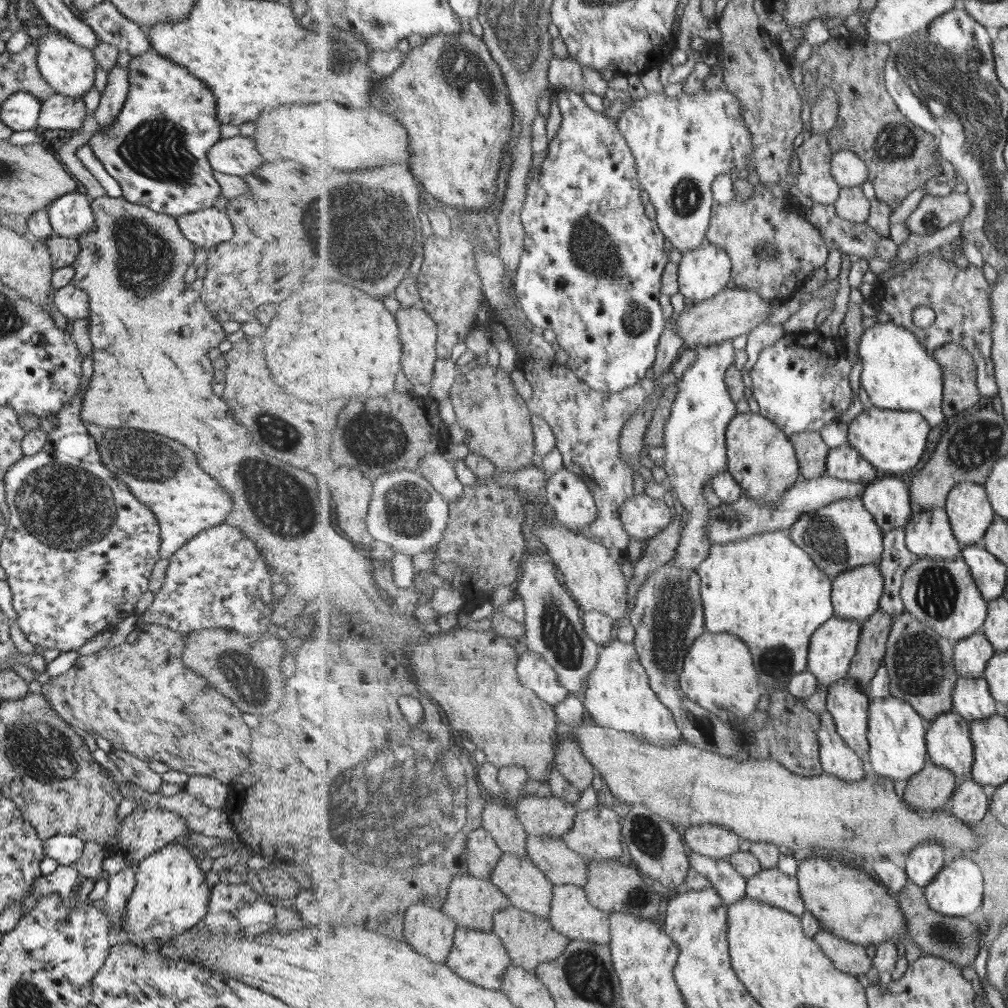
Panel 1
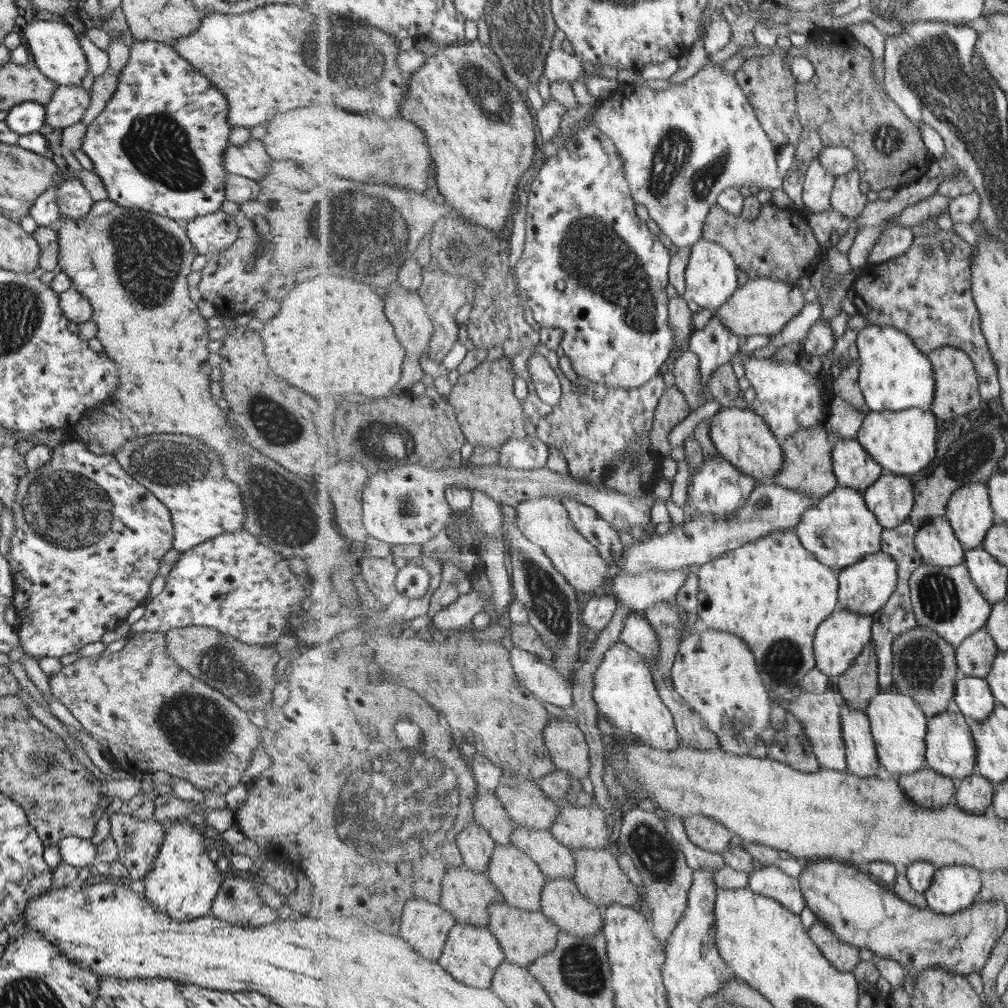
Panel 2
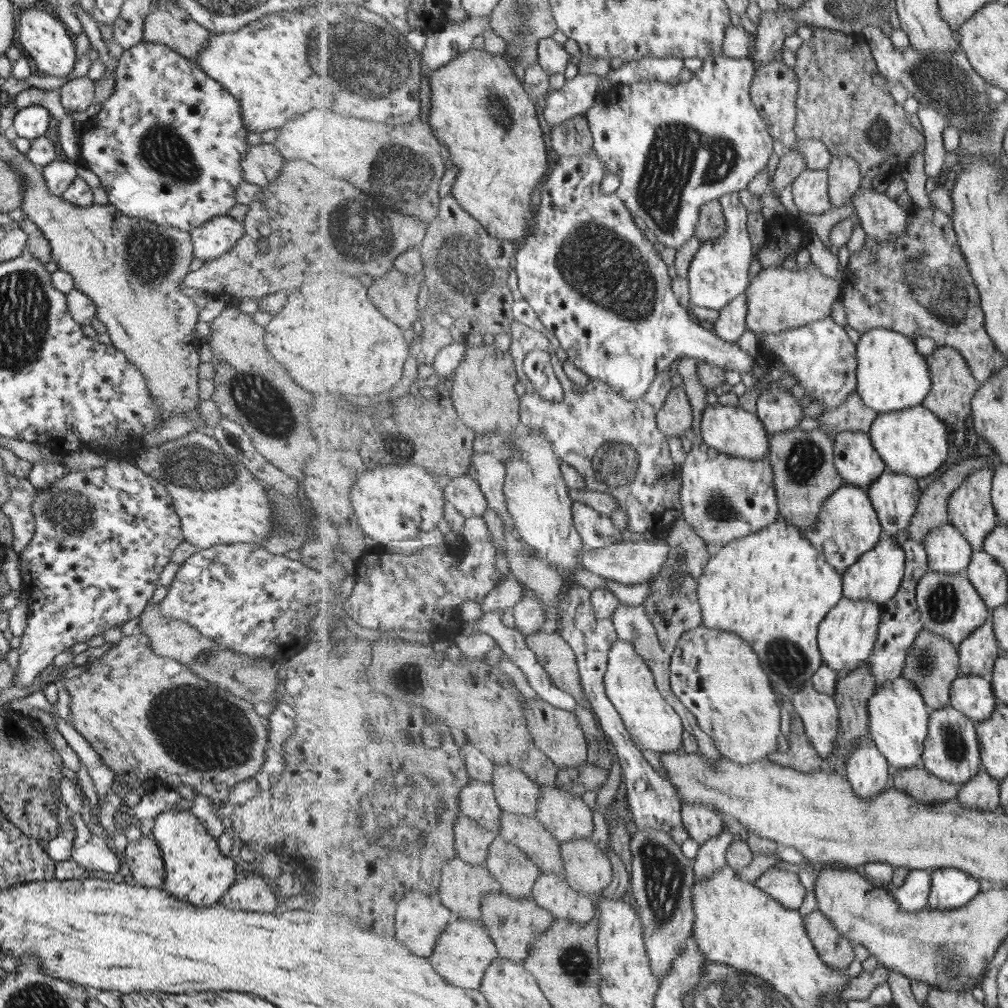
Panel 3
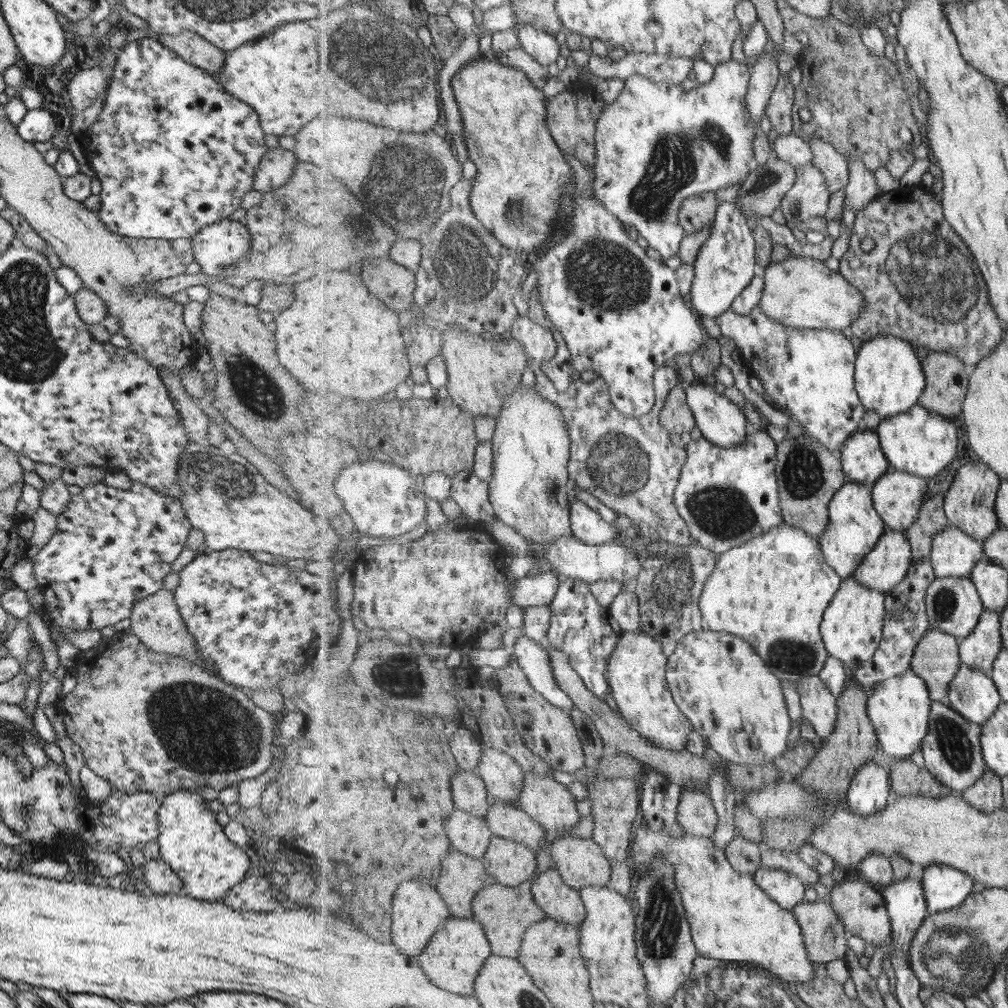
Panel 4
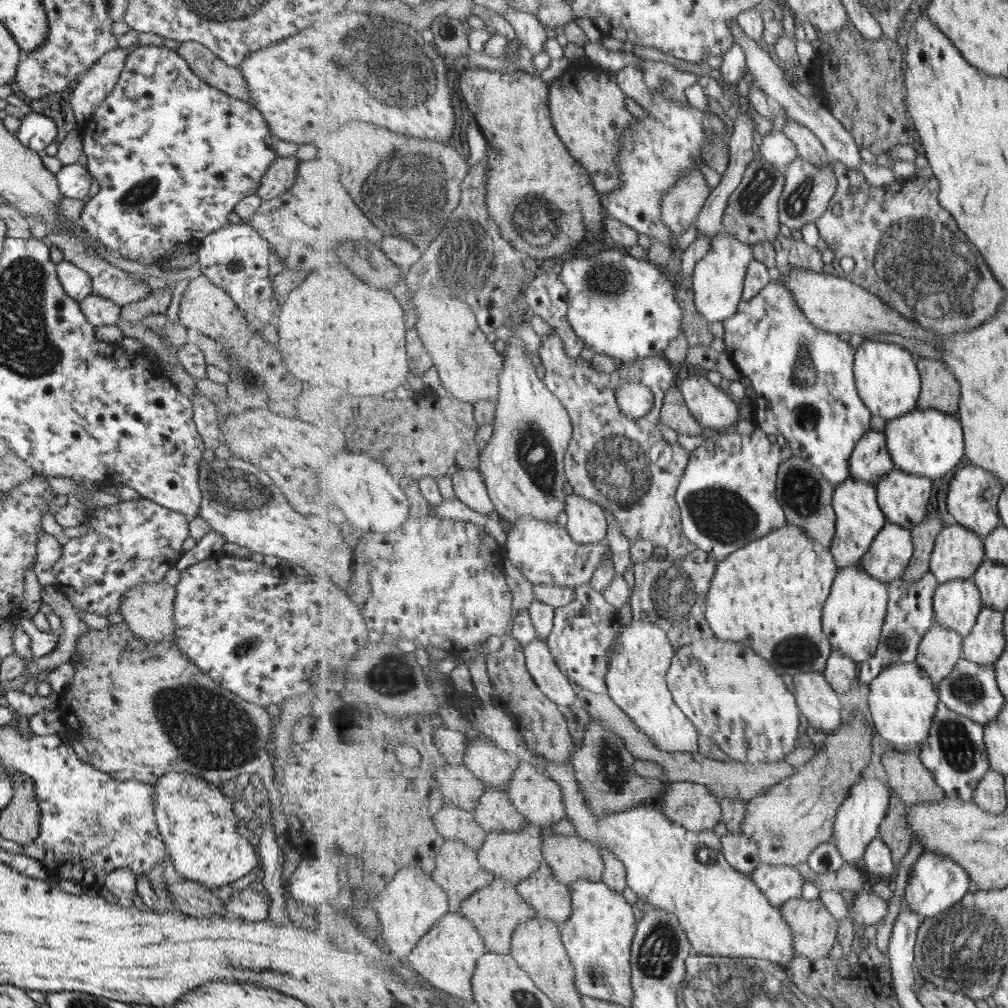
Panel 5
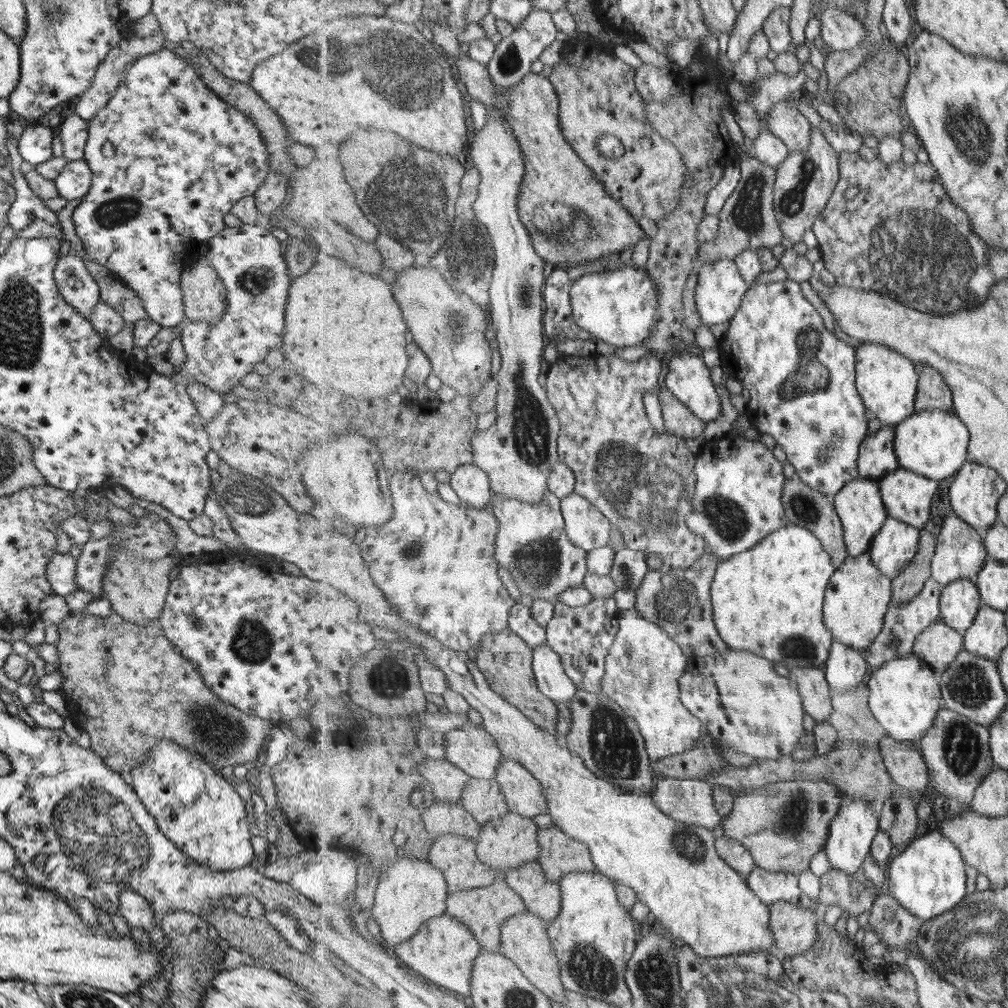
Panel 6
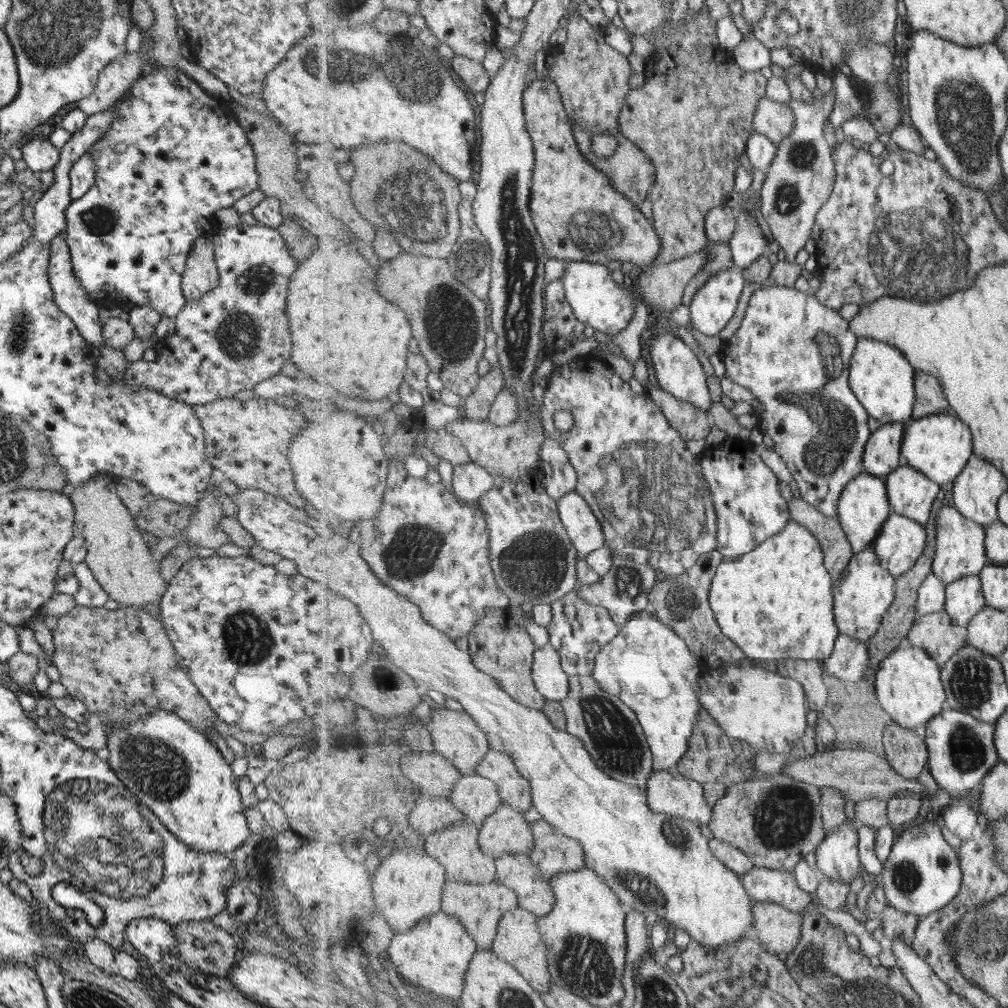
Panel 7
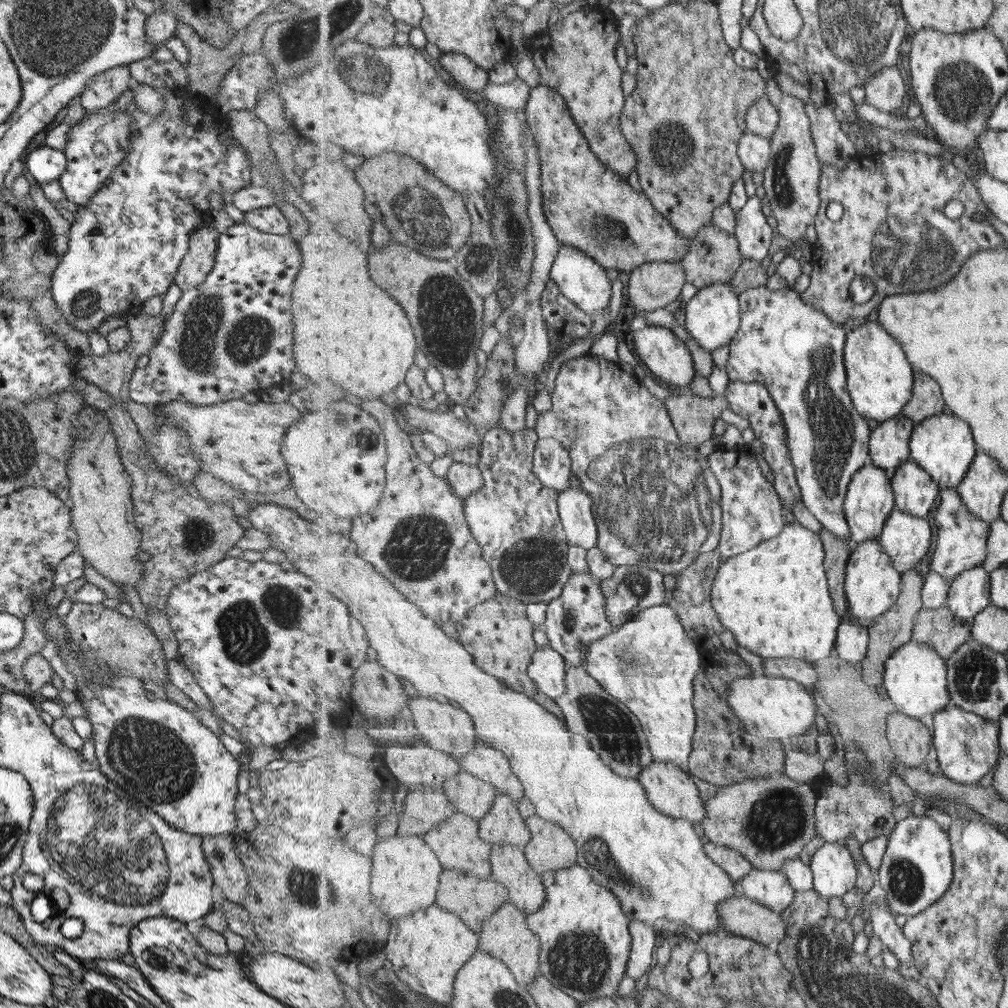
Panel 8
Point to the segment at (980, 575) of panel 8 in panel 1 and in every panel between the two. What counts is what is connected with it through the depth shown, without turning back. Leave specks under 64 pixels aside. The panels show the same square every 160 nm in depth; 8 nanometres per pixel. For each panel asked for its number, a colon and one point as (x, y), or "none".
1: (943, 594)
2: (945, 598)
3: (951, 606)
4: (955, 605)
5: (958, 604)
6: (961, 601)
7: (965, 599)

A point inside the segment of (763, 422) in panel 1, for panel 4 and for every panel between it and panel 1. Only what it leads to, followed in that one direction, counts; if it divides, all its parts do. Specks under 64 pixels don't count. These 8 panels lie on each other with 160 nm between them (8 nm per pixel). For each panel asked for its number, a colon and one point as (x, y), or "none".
2: (743, 437)
3: (730, 429)
4: (721, 421)

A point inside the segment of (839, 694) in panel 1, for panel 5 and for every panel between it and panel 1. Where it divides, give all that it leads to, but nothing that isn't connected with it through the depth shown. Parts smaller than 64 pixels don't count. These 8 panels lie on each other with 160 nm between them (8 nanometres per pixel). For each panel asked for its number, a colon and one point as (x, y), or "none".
2: (862, 755)
3: (868, 768)
4: (870, 791)
5: (858, 823)

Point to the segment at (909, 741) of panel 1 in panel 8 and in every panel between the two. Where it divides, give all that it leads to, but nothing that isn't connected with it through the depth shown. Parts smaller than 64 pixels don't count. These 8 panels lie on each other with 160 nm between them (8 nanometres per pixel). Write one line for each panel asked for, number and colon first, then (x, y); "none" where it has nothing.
2: (899, 724)
3: (899, 716)
4: (900, 707)
5: (903, 700)
6: (905, 695)
7: (909, 686)
8: (916, 680)

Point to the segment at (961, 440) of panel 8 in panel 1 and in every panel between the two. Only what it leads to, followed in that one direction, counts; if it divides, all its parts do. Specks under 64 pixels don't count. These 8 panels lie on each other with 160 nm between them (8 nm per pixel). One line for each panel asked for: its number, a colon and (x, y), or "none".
1: (894, 441)
2: (904, 442)
3: (915, 441)
4: (923, 443)
5: (927, 442)
6: (933, 443)
7: (939, 445)

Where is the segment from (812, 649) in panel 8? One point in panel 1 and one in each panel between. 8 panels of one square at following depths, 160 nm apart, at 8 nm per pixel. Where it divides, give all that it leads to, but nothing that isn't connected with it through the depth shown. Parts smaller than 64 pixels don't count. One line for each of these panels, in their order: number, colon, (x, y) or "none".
1: (767, 590)
2: (773, 592)
3: (774, 588)
4: (773, 591)
5: (778, 585)
6: (769, 600)
7: (777, 602)

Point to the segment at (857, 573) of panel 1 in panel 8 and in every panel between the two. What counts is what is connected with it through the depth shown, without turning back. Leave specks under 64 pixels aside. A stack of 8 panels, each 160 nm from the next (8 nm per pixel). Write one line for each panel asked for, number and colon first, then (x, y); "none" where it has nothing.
2: (866, 587)
3: (877, 576)
4: (887, 565)
5: (892, 551)
6: (894, 547)
7: (900, 545)
8: (906, 537)

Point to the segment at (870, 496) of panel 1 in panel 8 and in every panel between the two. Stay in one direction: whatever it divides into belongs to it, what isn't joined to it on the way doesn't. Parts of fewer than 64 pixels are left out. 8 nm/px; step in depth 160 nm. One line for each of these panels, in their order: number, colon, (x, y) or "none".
2: (892, 497)
3: (896, 497)
4: (899, 496)
5: (904, 497)
6: (908, 496)
7: (912, 493)
8: (916, 492)

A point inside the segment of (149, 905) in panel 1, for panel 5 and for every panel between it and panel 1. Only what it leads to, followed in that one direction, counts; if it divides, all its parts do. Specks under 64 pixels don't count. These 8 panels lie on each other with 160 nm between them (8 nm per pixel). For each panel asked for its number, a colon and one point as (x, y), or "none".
2: (182, 882)
3: (195, 872)
4: (190, 842)
5: (197, 826)

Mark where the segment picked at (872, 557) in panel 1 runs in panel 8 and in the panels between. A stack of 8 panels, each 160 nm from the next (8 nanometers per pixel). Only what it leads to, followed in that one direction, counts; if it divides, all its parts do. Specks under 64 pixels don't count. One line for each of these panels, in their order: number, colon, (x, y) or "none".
2: (840, 530)
3: (848, 526)
4: (855, 528)
5: (860, 517)
6: (860, 505)
7: (864, 507)
8: (870, 500)

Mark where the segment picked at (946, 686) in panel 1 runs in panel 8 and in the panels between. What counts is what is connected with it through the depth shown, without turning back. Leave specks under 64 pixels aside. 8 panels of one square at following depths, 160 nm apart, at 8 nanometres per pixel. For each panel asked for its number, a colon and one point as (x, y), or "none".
2: (925, 666)
3: (933, 663)
4: (937, 659)
5: (941, 649)
6: (939, 645)
7: (936, 633)
8: (941, 628)

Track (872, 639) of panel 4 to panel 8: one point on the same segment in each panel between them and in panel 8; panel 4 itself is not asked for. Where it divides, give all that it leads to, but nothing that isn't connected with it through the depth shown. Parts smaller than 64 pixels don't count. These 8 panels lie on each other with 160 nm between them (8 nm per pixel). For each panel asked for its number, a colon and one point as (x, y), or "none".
5: (853, 617)
6: (859, 596)
7: (866, 591)
8: (873, 585)

